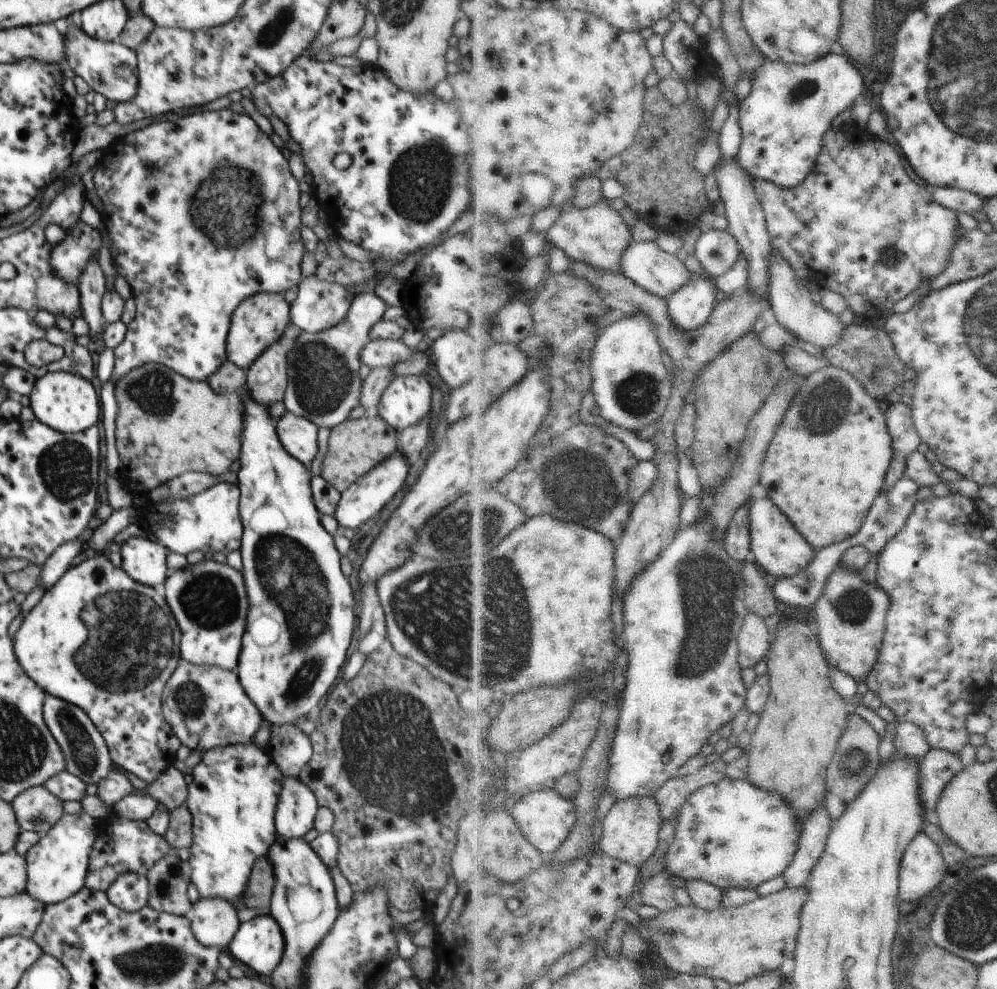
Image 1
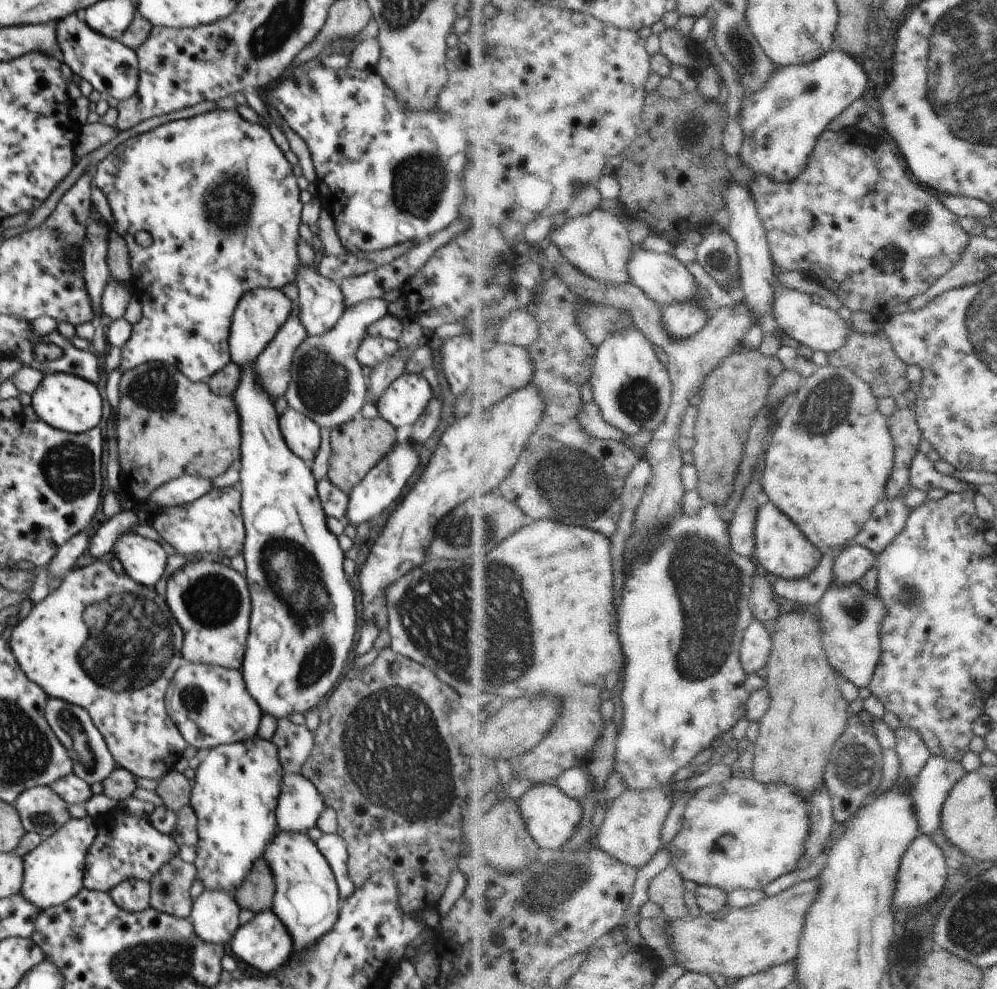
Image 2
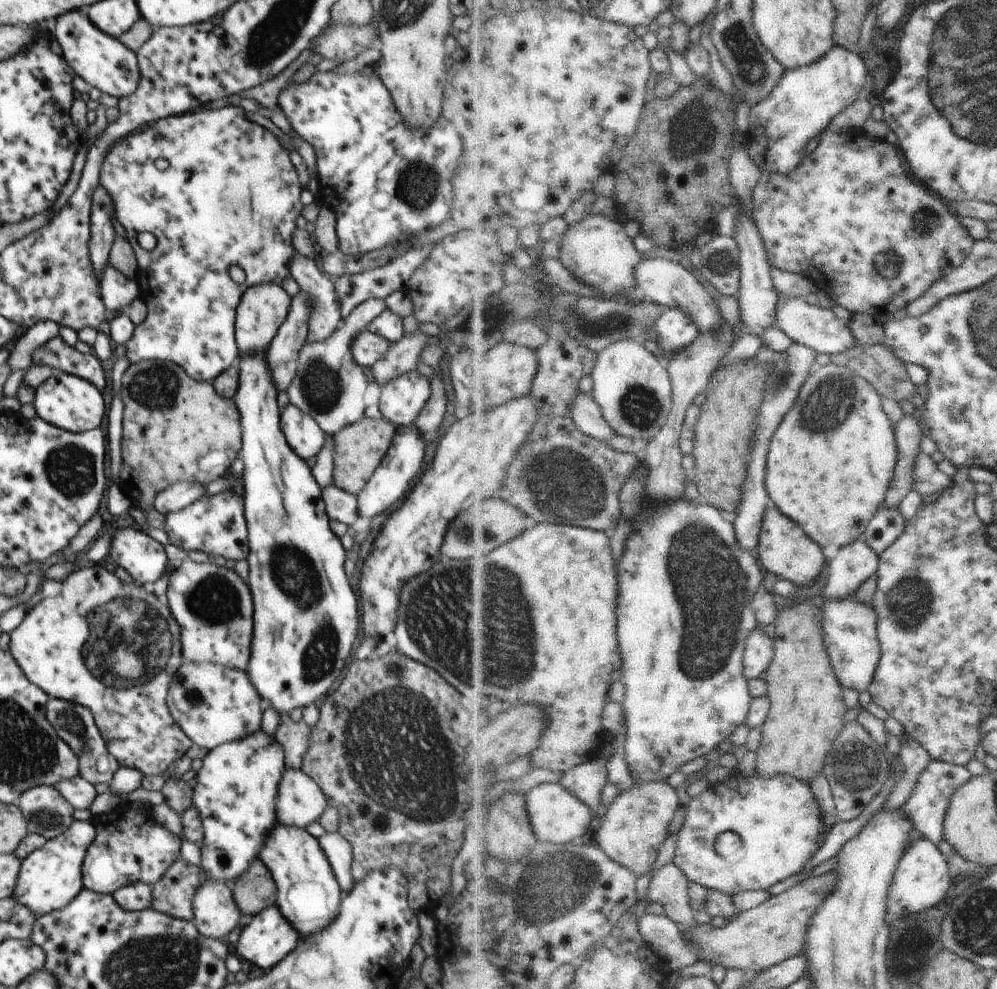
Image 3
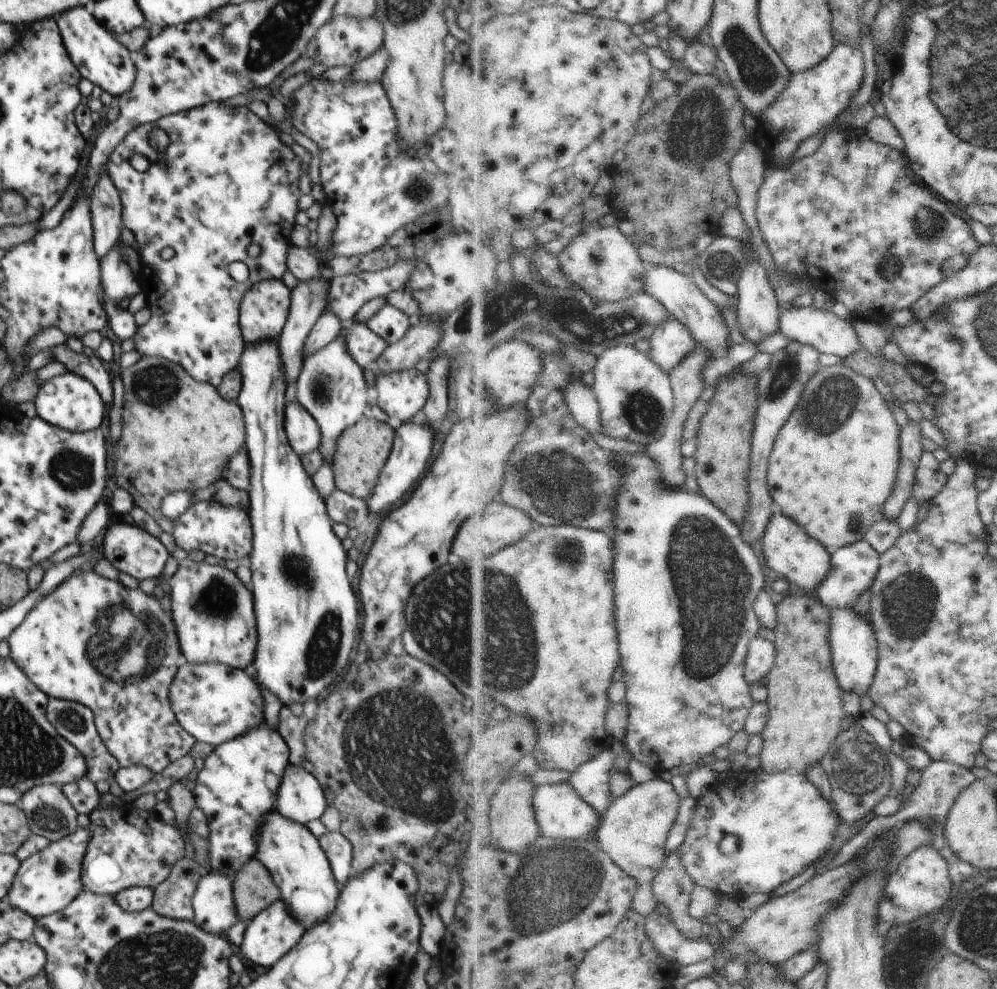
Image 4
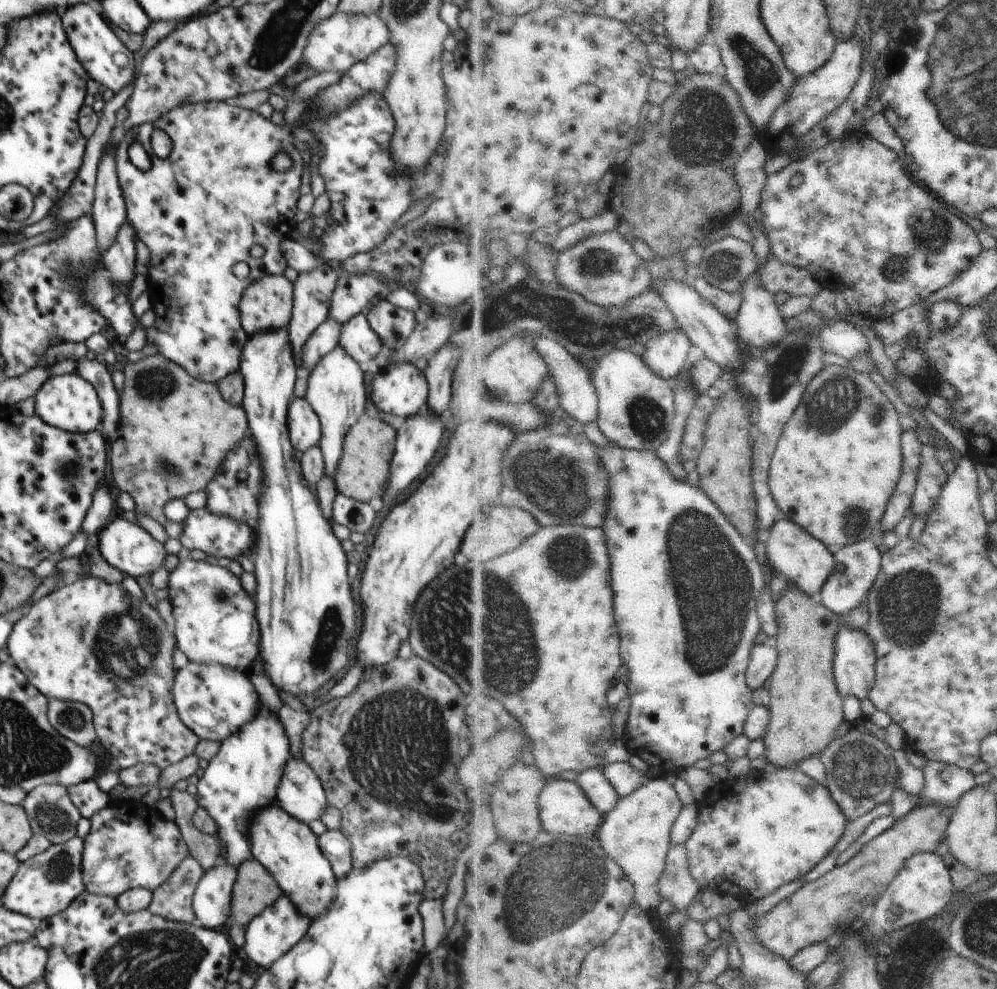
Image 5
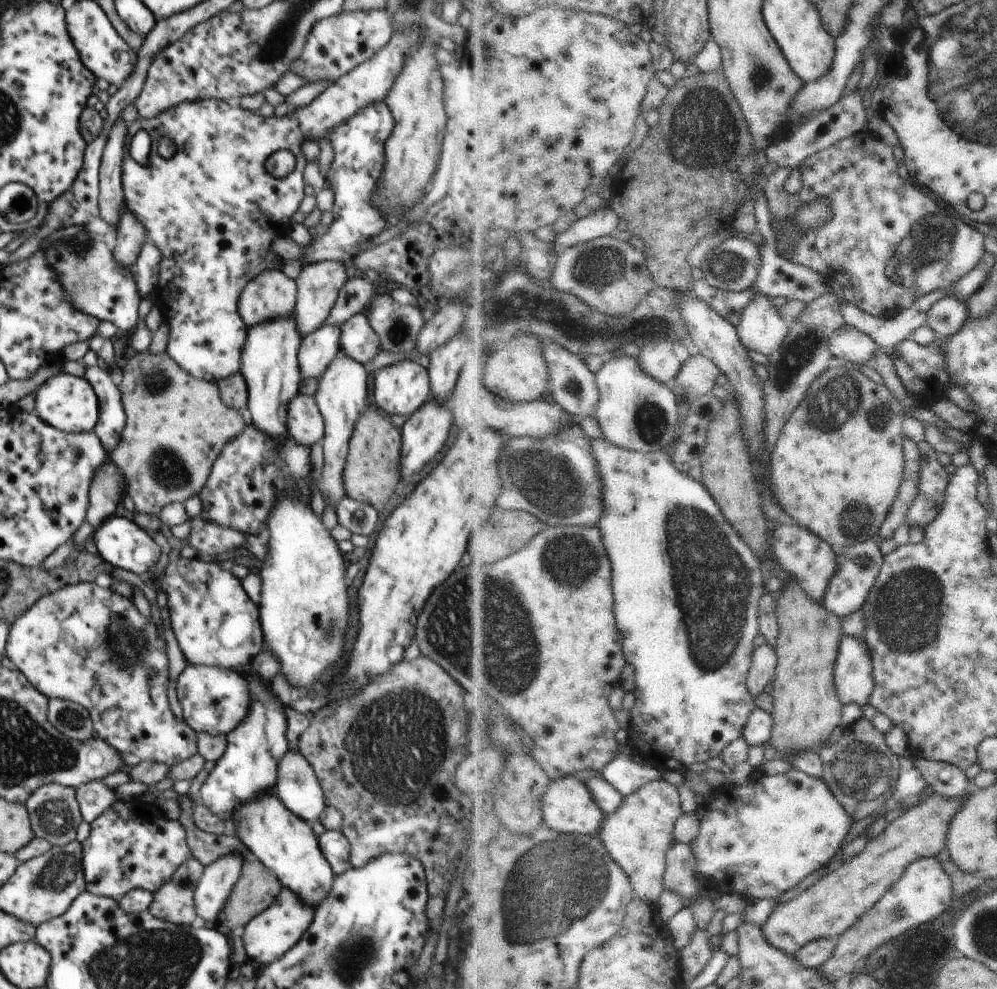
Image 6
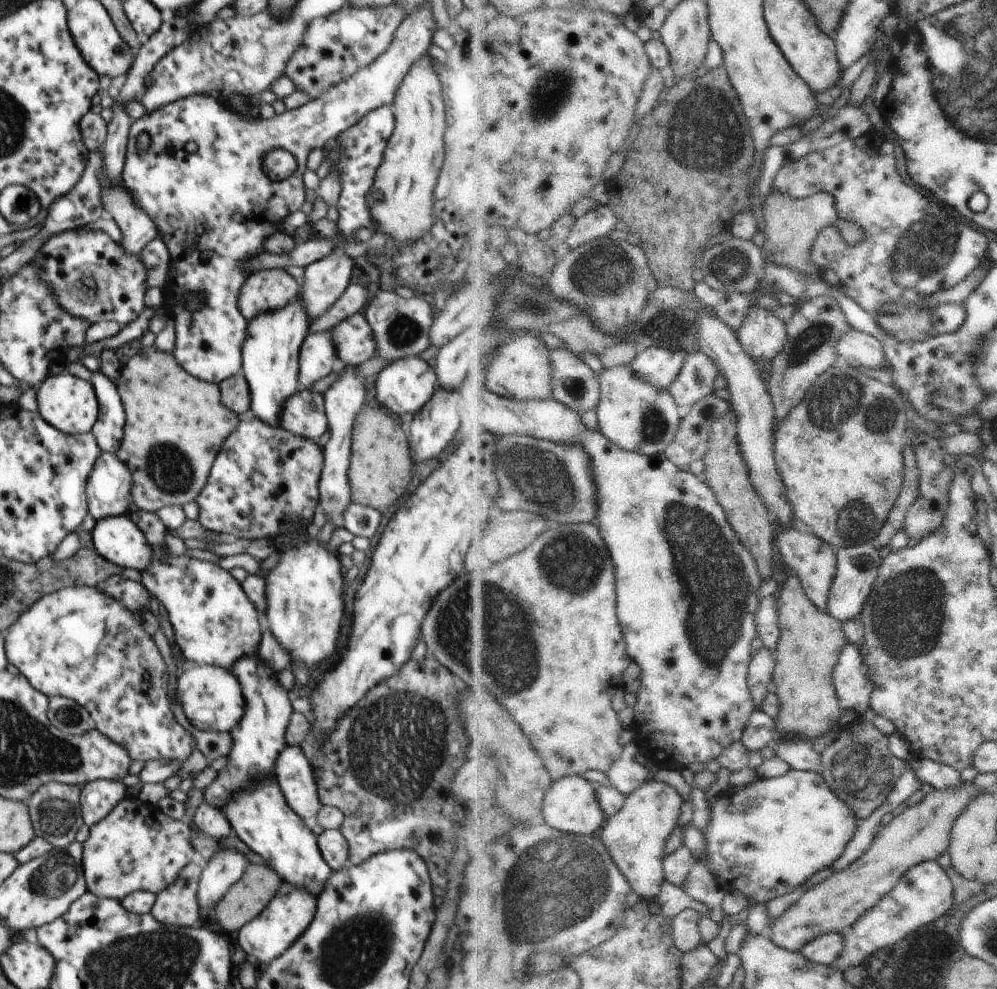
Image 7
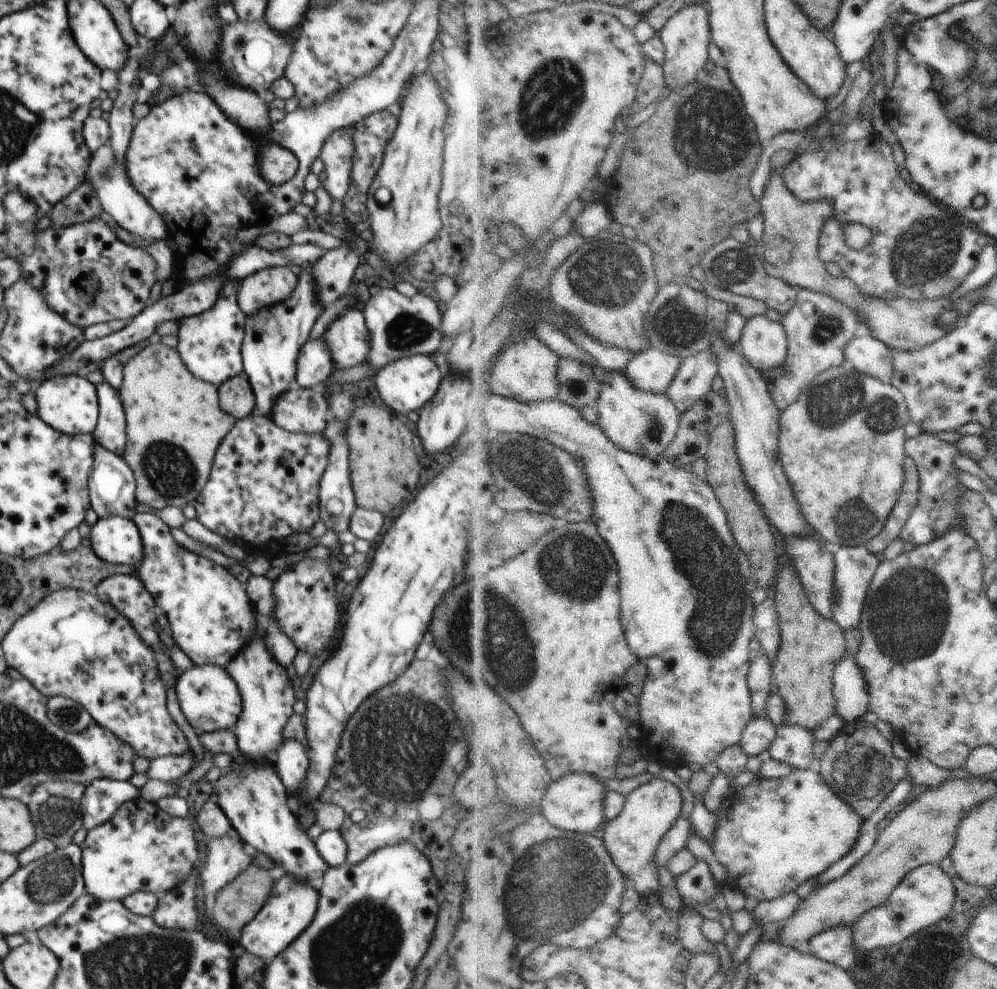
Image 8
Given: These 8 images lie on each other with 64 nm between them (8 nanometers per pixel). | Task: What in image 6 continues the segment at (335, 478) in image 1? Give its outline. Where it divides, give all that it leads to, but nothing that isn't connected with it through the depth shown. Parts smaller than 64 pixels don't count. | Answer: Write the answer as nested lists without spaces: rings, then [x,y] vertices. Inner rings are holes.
[[[366,409],[356,421],[343,473],[347,496],[365,505],[386,504],[401,480],[401,432],[388,417]]]

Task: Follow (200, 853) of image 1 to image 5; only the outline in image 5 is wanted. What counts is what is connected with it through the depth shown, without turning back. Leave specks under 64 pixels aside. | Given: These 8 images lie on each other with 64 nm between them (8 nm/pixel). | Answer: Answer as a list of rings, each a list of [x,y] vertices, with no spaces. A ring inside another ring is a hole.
[[[260,703],[256,718],[240,728],[240,731],[221,742],[220,749],[208,762],[206,770],[194,779],[198,792],[197,803],[216,822],[216,836],[224,842],[220,859],[234,868],[240,867],[251,858],[250,824],[254,816],[274,804],[281,782],[284,764],[291,757],[289,742],[277,714],[272,714]]]

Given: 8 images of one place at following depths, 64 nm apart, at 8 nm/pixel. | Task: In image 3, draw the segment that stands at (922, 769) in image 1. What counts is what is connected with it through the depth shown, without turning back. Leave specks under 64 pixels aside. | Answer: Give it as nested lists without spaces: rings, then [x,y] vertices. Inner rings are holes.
[[[934,760],[928,763],[928,766],[918,777],[912,798],[903,806],[903,811],[915,822],[915,830],[922,837],[930,839],[936,846],[940,844],[940,841],[944,839],[943,820],[951,803],[951,796],[972,777],[968,768],[962,765]]]

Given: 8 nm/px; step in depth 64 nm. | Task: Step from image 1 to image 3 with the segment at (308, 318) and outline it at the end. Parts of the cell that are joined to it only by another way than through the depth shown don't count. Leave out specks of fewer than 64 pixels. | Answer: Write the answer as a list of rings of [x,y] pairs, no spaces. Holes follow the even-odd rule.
[[[298,251],[291,256],[289,269],[300,291],[307,292],[313,300],[306,343],[325,341],[342,324],[335,284],[318,269],[313,257]]]

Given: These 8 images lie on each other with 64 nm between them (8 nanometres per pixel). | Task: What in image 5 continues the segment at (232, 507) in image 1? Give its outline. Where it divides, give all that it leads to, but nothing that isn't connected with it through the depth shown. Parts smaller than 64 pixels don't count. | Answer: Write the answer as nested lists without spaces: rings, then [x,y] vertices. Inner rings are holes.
[[[206,506],[198,510],[190,510],[186,520],[180,524],[182,524],[182,536],[178,540],[182,546],[190,551],[201,550],[211,560],[227,558],[234,562],[234,559],[244,555],[245,551],[253,551],[255,546],[255,530],[252,530],[248,524],[234,520],[232,516],[222,516],[222,514],[218,516],[216,512],[208,512]]]

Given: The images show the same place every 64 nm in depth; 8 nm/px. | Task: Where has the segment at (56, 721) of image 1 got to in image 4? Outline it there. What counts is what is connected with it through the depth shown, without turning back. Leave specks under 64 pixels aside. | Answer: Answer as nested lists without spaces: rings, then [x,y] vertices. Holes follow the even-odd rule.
[[[49,698],[46,708],[47,720],[54,726],[54,729],[67,742],[70,742],[86,762],[86,777],[92,782],[107,781],[115,783],[115,775],[119,770],[119,763],[108,753],[106,746],[98,735],[93,713],[82,704],[63,699]]]

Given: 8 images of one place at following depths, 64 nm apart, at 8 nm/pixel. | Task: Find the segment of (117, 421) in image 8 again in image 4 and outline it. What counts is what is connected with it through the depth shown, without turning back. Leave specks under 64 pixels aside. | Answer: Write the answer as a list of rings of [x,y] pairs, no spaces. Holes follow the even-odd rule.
[[[66,343],[49,348],[54,362],[60,362],[77,376],[88,380],[96,388],[106,406],[113,405],[113,382],[110,380],[108,368],[98,356],[86,356],[68,349]]]

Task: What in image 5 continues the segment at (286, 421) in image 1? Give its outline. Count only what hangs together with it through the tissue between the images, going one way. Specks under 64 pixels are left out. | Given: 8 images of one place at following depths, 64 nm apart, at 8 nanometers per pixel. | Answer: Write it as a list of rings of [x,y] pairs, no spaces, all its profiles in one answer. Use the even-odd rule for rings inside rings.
[[[304,397],[291,400],[287,411],[287,428],[290,442],[298,456],[320,443],[320,420]]]

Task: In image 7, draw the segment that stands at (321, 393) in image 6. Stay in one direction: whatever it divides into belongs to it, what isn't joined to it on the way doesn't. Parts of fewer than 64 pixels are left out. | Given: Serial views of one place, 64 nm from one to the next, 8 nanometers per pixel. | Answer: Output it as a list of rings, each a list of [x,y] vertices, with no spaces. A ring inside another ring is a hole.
[[[339,365],[342,376],[323,393],[325,411],[330,431],[330,439],[323,446],[323,469],[319,480],[319,503],[328,523],[336,529],[343,527],[343,514],[346,507],[351,503],[351,486],[348,480],[349,458],[351,457],[351,436],[355,418],[364,406],[366,393],[364,378],[355,374],[354,368]]]

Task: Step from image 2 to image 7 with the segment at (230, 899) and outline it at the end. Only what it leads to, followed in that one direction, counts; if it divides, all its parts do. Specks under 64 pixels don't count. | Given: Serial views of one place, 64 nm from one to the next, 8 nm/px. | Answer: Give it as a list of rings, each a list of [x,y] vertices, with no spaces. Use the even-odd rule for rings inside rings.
[[[216,849],[208,862],[202,864],[197,888],[199,906],[215,908],[227,890],[240,880],[249,864],[249,860],[238,849]]]

